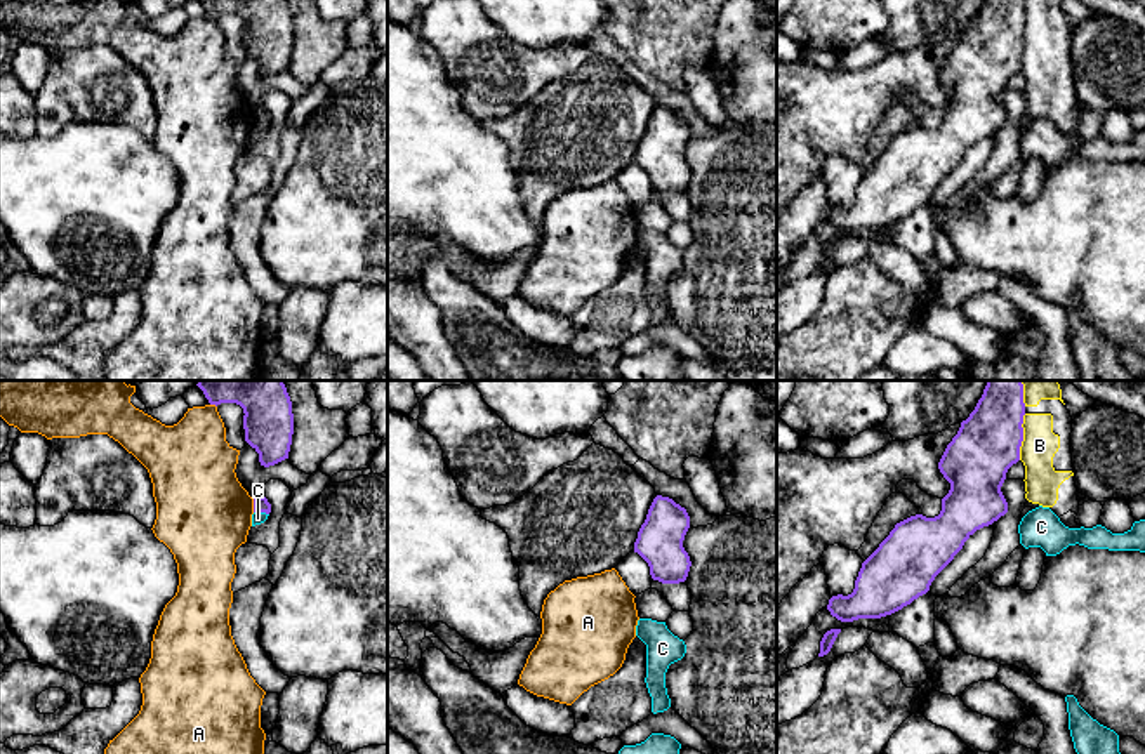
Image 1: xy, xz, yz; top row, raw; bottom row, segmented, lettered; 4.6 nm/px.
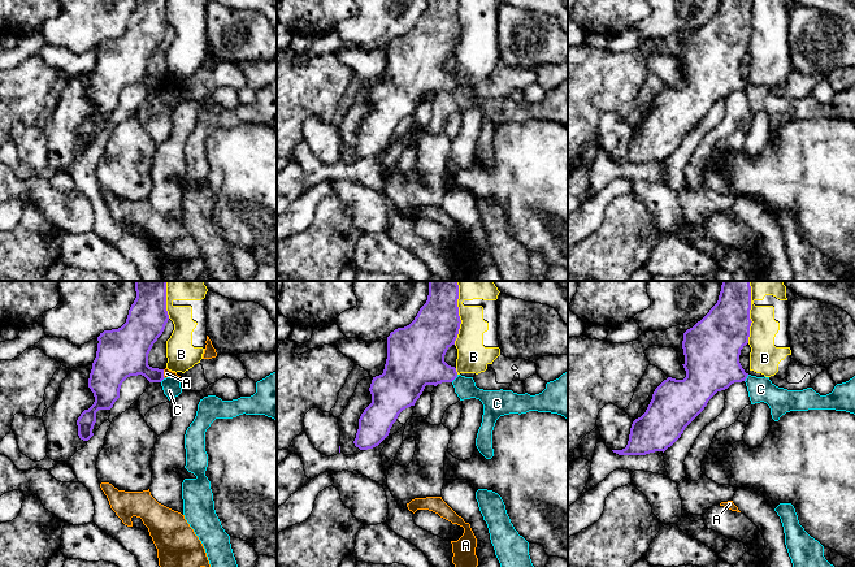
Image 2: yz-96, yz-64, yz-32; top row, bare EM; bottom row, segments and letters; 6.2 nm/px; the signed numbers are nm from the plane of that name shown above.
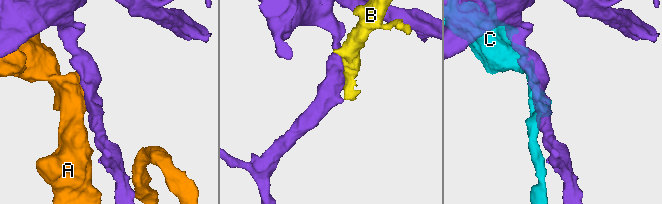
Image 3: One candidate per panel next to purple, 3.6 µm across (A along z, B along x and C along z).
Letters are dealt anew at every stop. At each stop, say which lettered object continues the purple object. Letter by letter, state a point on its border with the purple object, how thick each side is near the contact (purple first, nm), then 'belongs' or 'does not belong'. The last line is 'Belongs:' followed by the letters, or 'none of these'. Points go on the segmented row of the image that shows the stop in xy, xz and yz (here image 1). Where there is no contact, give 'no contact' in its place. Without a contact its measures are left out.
A: contact xy (254, 506); calibres 70 and 440 nm; does not belong
B: contact yz (1022, 436); calibres 300 and 160 nm; does not belong
C: contact xy (261, 511); calibres 70 and 60 nm; does not belong
Belongs: none of these

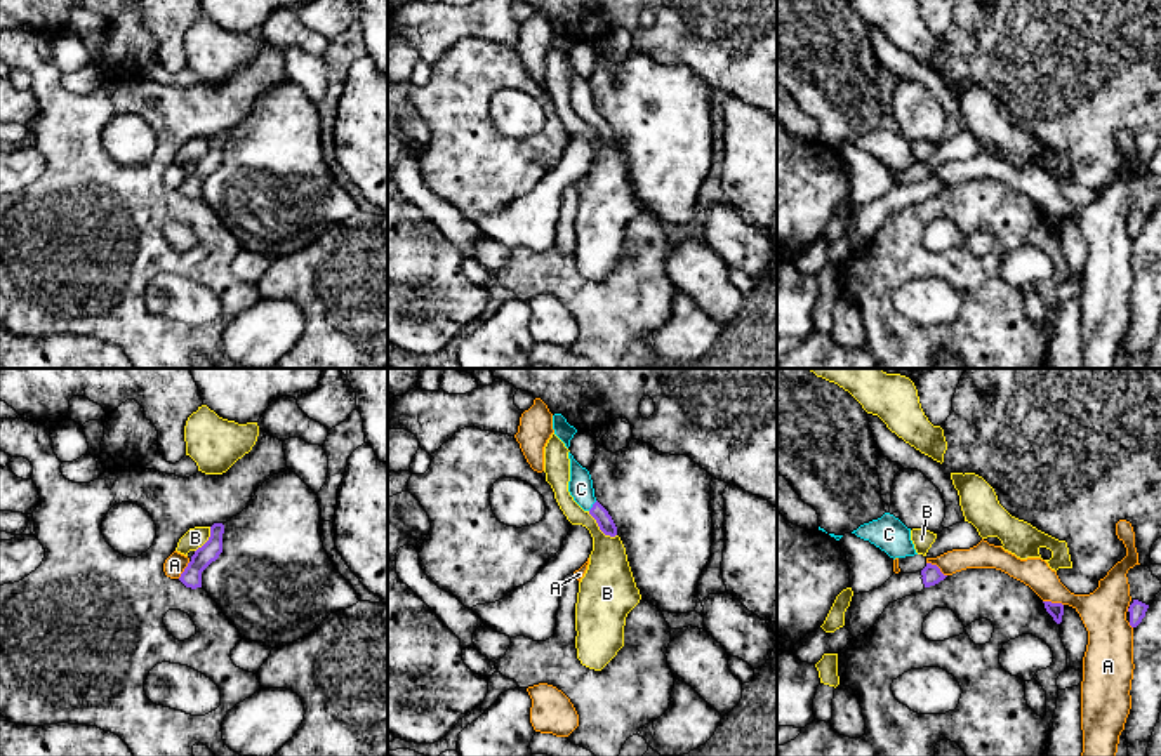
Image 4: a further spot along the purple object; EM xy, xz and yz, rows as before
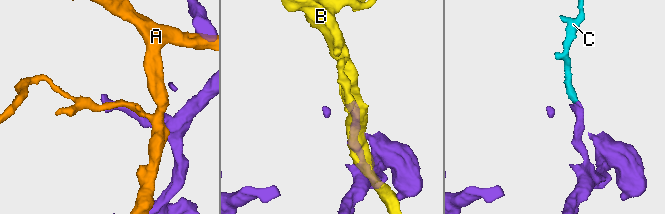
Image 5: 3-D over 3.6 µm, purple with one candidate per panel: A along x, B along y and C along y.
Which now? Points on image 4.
A: contact yz (937, 567); calibres 90 and 120 nm; does not belong
B: contact xz (600, 529); calibres 70 and 220 nm; does not belong
C: contact xz (593, 506); calibres 70 and 110 nm; belongs
Belongs: C

